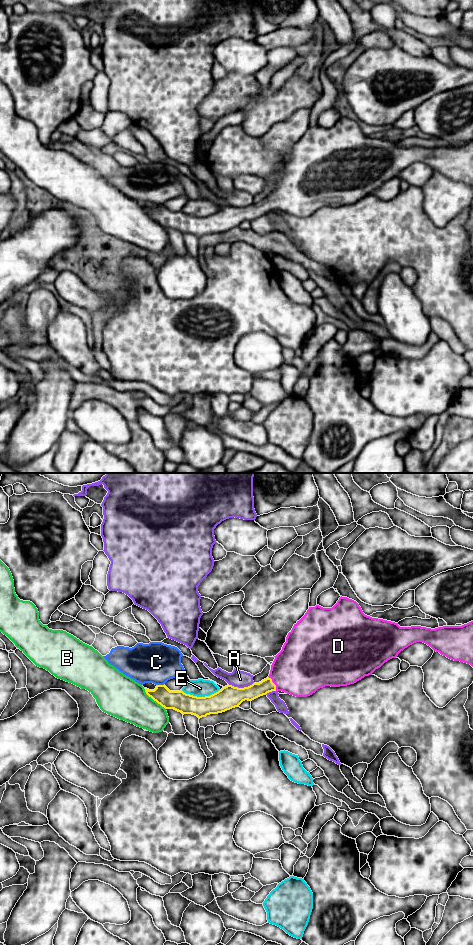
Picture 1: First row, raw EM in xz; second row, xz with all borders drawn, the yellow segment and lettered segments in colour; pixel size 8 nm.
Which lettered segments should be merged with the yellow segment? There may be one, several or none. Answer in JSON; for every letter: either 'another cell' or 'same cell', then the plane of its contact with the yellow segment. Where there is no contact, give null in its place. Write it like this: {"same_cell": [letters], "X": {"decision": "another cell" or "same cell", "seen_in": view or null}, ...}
{"same_cell": ["D"], "A": {"decision": "another cell", "seen_in": "xz"}, "B": {"decision": "another cell", "seen_in": "xz"}, "C": {"decision": "another cell", "seen_in": "xz"}, "D": {"decision": "same cell", "seen_in": "xz"}, "E": {"decision": "another cell", "seen_in": "xz"}}

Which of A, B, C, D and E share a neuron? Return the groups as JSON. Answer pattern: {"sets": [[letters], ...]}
{"sets": [["A"], ["B"], ["C"], ["D"], ["E"]]}

